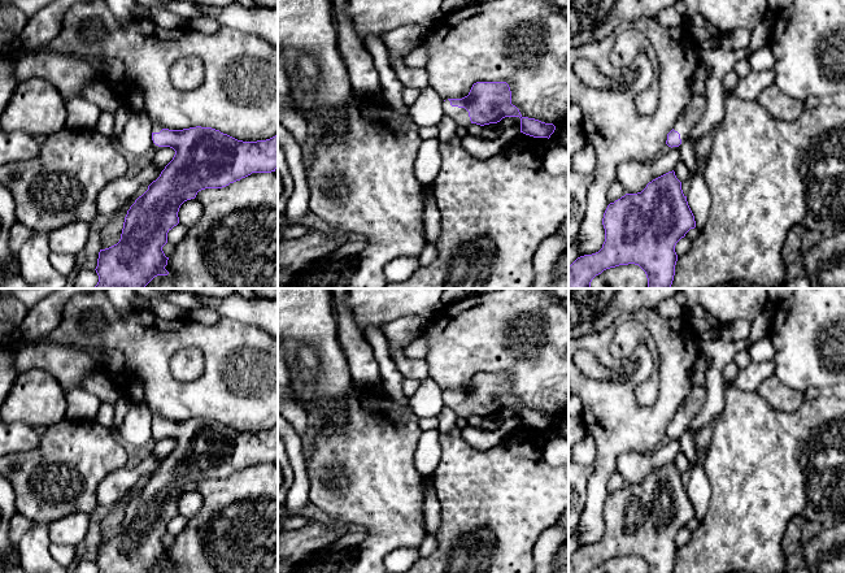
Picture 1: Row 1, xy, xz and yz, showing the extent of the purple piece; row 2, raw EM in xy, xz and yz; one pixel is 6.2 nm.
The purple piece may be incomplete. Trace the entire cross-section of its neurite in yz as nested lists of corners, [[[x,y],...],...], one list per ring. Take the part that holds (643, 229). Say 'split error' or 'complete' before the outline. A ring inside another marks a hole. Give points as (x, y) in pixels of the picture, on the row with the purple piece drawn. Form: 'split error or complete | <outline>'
complete | [[[672,170],[649,182],[641,192],[610,203],[602,225],[602,248],[569,266],[569,288],[592,288],[596,275],[628,264],[645,272],[648,288],[670,288],[678,261],[675,246],[696,227],[696,221]]]

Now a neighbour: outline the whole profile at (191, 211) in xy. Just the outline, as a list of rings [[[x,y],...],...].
[[[196,199],[187,200],[179,208],[179,223],[186,227],[191,227],[201,218],[202,212],[204,208],[200,201]]]

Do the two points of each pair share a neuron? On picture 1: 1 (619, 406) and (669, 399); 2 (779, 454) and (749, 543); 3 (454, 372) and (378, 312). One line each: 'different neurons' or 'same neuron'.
1: same neuron
2: same neuron
3: different neurons

